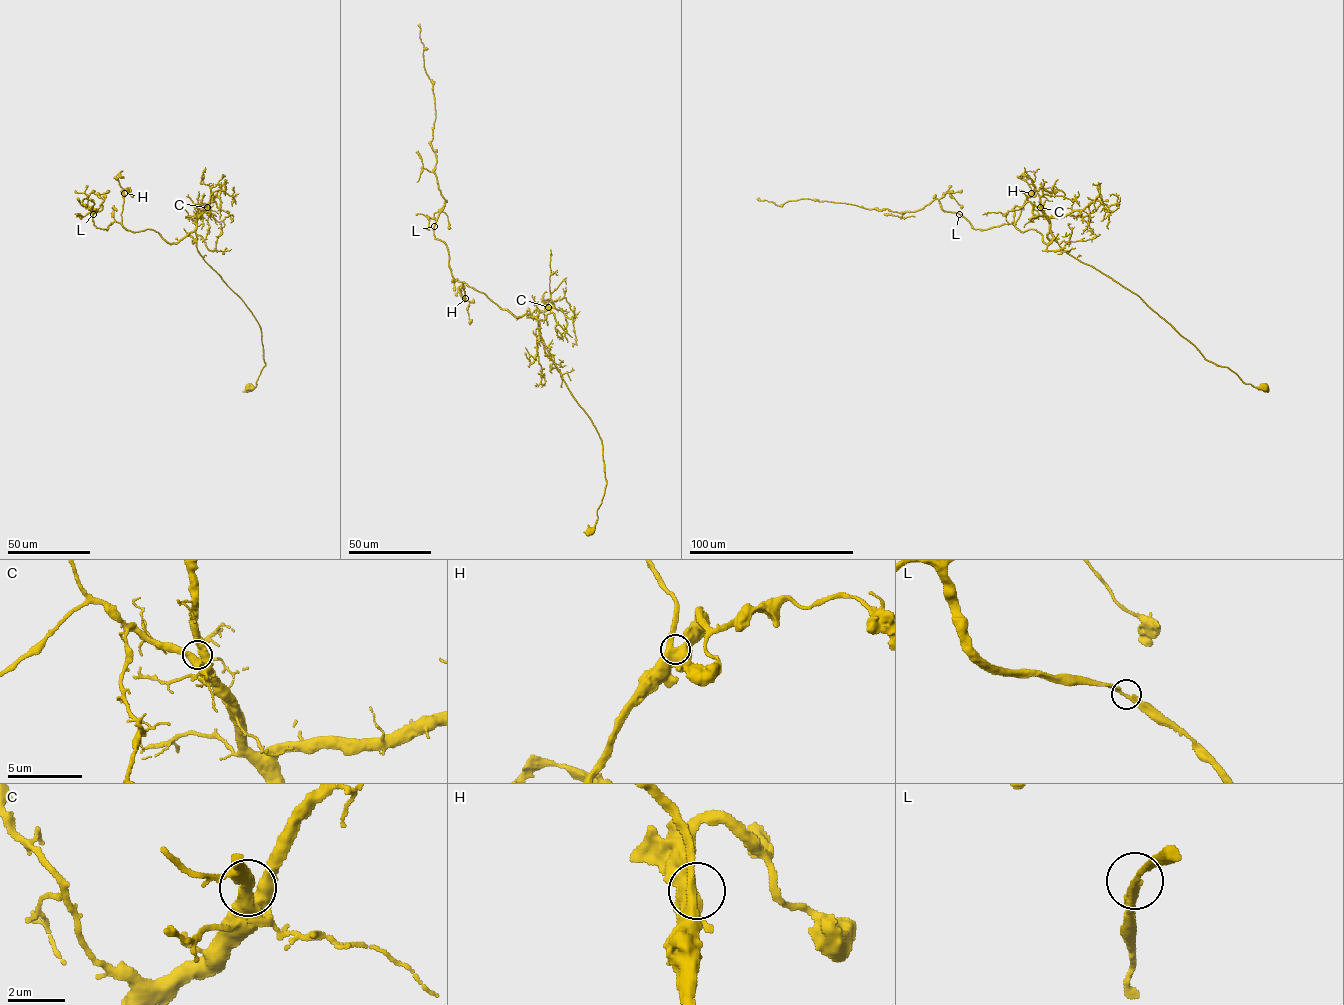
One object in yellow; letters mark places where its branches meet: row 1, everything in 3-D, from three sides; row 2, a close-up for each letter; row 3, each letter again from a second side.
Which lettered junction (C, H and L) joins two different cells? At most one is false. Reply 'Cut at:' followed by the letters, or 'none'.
Cut at: none

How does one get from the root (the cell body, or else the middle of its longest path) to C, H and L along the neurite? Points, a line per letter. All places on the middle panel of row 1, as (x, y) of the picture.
C: (590, 531), (593, 531), (606, 483), (602, 442), (552, 360), (538, 330), (537, 315), (548, 307)
H: (590, 531), (606, 483), (602, 442), (596, 427), (552, 360), (535, 317), (515, 316), (463, 282), (465, 298)
L: (590, 531), (606, 483), (596, 427), (552, 360), (537, 318), (515, 316), (455, 280), (433, 226)

